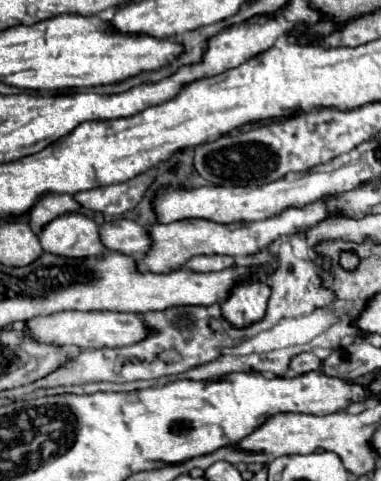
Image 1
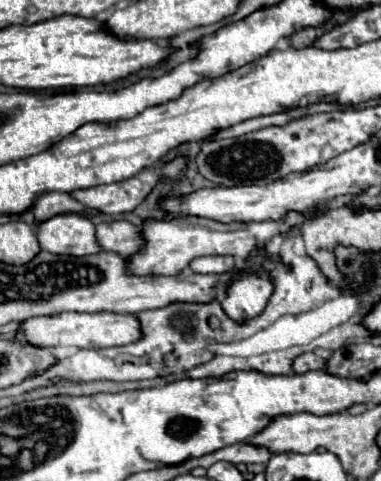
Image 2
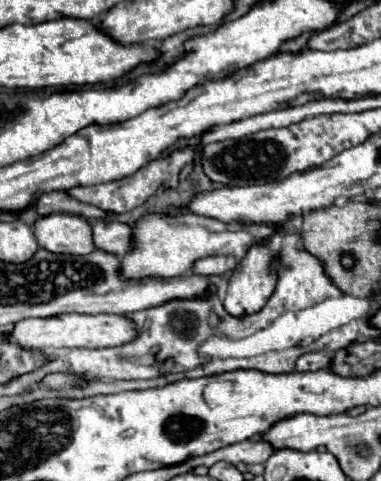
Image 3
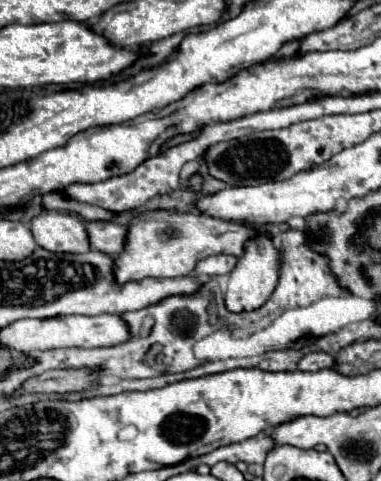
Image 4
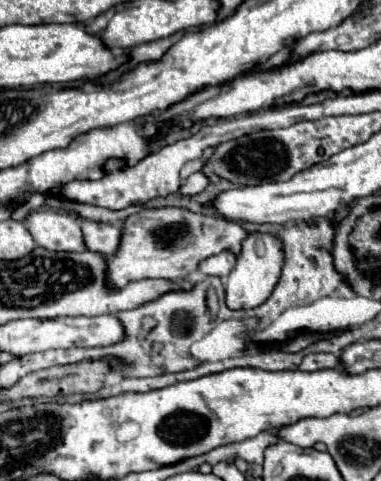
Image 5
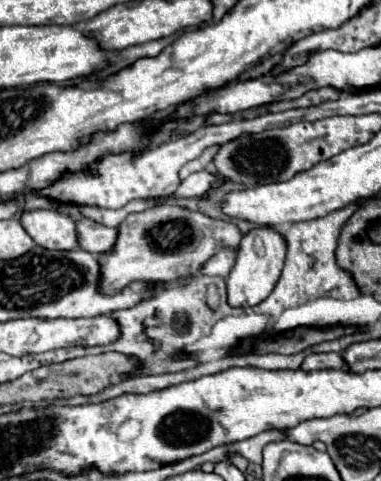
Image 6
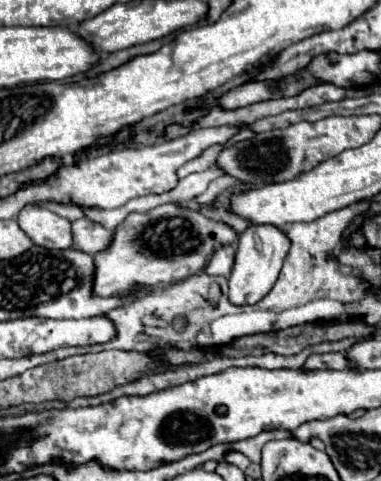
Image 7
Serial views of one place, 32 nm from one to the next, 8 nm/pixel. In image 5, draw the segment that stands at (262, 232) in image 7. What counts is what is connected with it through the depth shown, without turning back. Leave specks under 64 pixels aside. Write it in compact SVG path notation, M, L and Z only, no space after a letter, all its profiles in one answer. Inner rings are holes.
M250 232L242 242L242 250L238 254L236 266L228 276L228 284L226 284L228 308L246 310L246 308L260 306L272 294L272 290L280 278L282 264L284 264L284 248L282 248L280 238L270 232Z

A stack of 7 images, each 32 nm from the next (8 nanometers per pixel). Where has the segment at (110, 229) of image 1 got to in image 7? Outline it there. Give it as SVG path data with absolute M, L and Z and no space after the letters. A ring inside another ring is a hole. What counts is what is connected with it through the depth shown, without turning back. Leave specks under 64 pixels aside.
M82 218L72 222L72 240L76 250L82 250L86 254L96 254L110 244L112 232L88 218Z

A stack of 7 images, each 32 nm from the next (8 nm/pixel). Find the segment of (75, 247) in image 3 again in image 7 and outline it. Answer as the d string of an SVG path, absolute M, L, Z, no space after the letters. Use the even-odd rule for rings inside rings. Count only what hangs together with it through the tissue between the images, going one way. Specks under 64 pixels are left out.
M26 204L18 214L18 224L24 234L42 248L72 248L70 222L38 204Z

